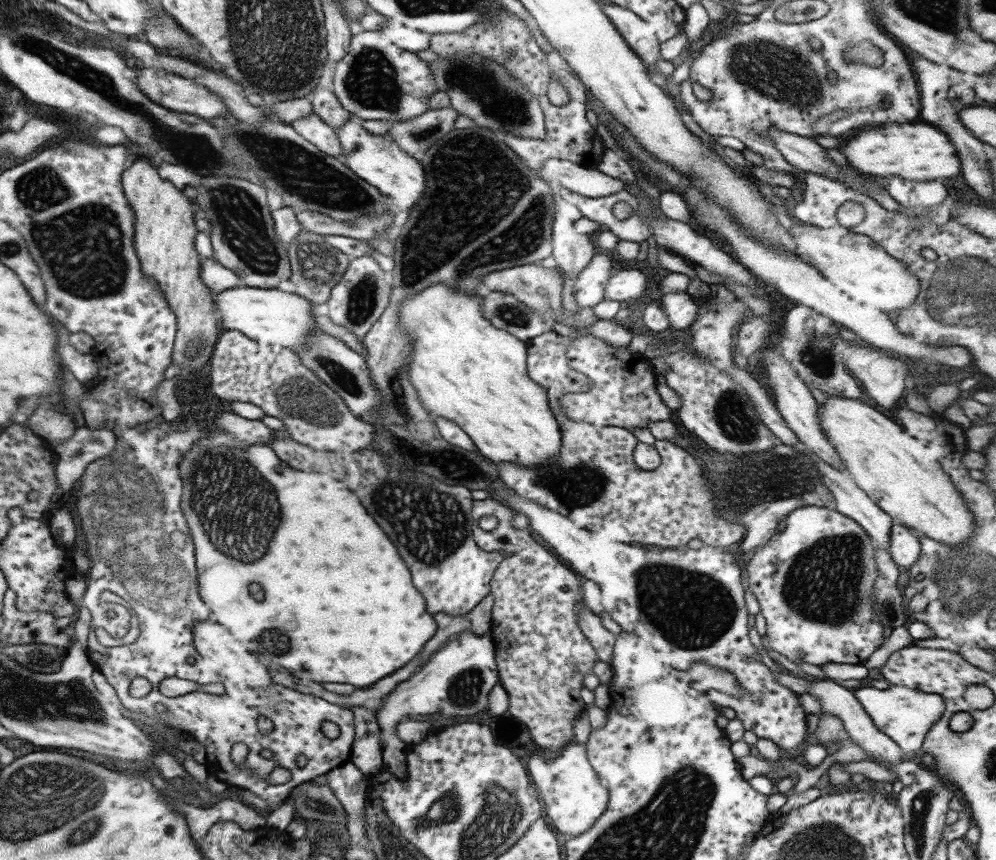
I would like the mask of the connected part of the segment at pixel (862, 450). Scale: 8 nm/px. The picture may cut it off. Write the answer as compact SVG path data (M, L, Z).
M826 396L826 402L819 404L817 410L819 423L825 432L826 438L838 453L844 463L845 470L856 480L857 485L896 522L924 535L933 541L941 542L951 547L965 545L975 529L974 515L966 506L959 490L952 484L951 478L944 472L938 460L928 458L926 446L912 438L889 417L879 412L879 409L868 402Z

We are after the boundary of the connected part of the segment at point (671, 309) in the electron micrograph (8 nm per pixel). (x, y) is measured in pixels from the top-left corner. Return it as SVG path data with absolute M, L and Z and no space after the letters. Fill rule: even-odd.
M670 293L659 301L661 309L669 320L669 329L681 333L680 340L684 340L684 332L693 323L697 306L695 300L687 293Z

